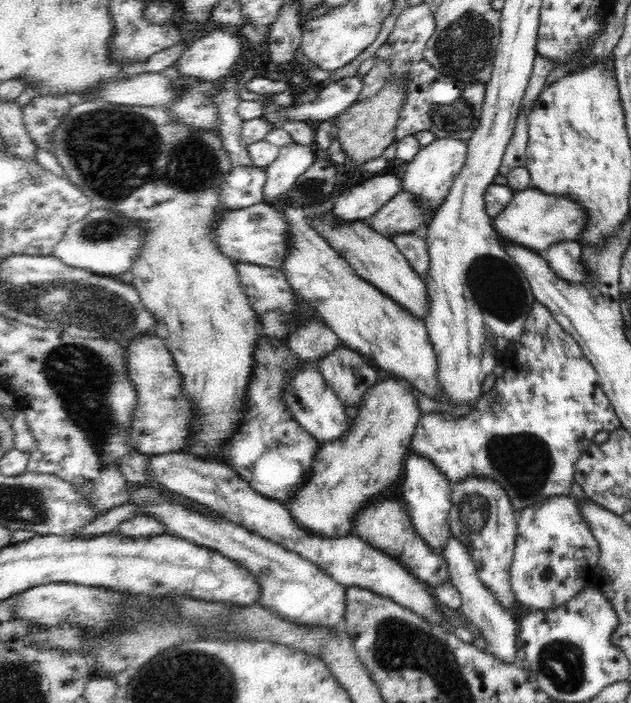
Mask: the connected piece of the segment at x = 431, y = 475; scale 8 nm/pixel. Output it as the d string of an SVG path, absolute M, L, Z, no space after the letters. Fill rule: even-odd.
M409 450L403 464L404 471L404 500L409 510L410 518L420 537L426 541L436 554L442 554L442 548L451 533L448 524L448 511L451 505L450 480L428 458Z

